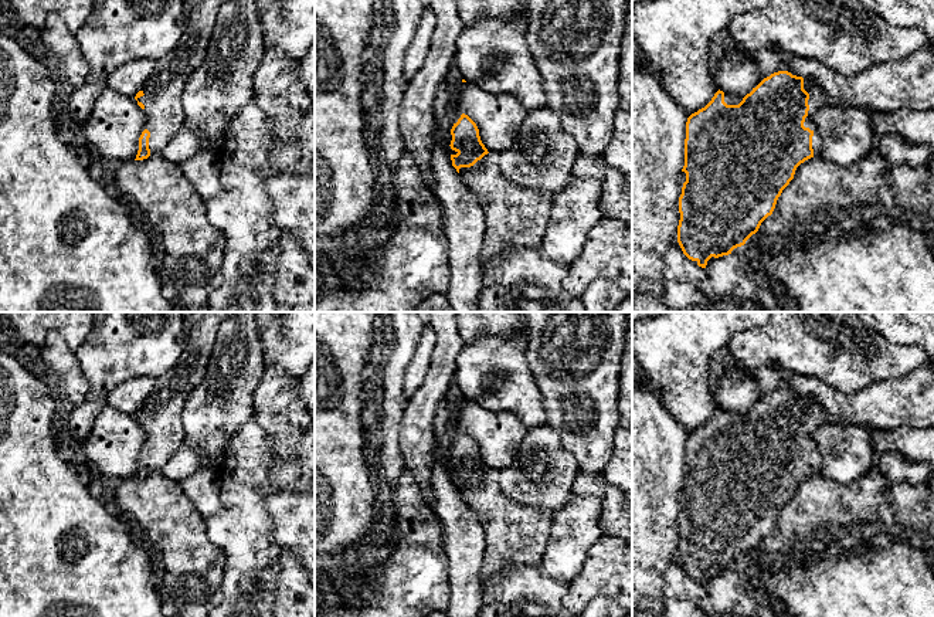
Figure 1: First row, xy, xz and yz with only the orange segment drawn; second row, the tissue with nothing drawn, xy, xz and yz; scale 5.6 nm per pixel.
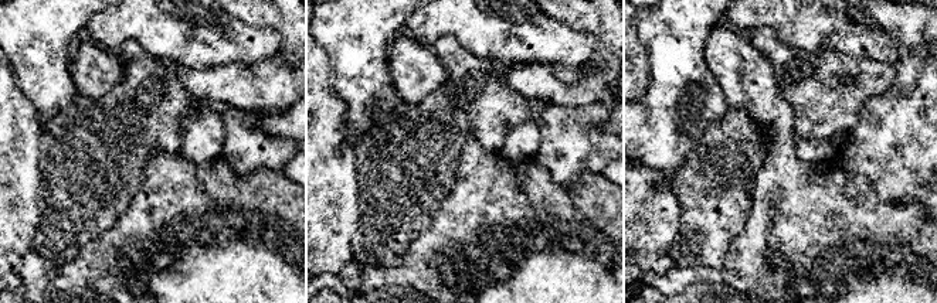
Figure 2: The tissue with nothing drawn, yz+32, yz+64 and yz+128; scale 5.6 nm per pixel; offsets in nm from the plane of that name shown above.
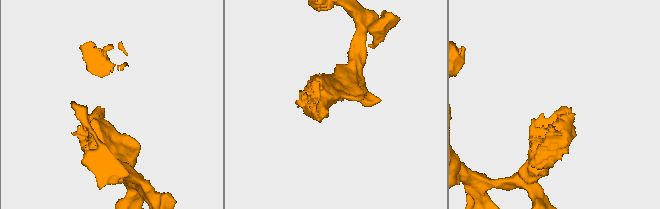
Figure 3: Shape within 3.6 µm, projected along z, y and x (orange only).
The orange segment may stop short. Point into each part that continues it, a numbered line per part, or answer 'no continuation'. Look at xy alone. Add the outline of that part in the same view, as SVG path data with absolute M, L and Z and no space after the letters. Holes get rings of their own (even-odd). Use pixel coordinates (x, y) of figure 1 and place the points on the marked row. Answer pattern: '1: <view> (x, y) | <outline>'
1: xy (163, 91) | M184 0L184 31L174 50L154 62L154 70L142 88L145 95L137 98L137 101L145 105L143 111L147 116L143 130L147 129L150 132L150 156L162 152L184 122L181 98L187 79L204 60L207 45L214 33L217 13L225 1L227 0Z

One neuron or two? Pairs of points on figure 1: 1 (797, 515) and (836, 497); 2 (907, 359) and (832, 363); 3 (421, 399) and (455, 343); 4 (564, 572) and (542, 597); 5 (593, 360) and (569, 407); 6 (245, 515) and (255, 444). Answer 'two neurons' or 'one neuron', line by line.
1: one neuron
2: one neuron
3: one neuron
4: two neurons
5: one neuron
6: one neuron

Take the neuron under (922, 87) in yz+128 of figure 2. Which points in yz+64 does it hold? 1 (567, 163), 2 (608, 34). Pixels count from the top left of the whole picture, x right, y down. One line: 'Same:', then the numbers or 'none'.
Same: 1, 2

